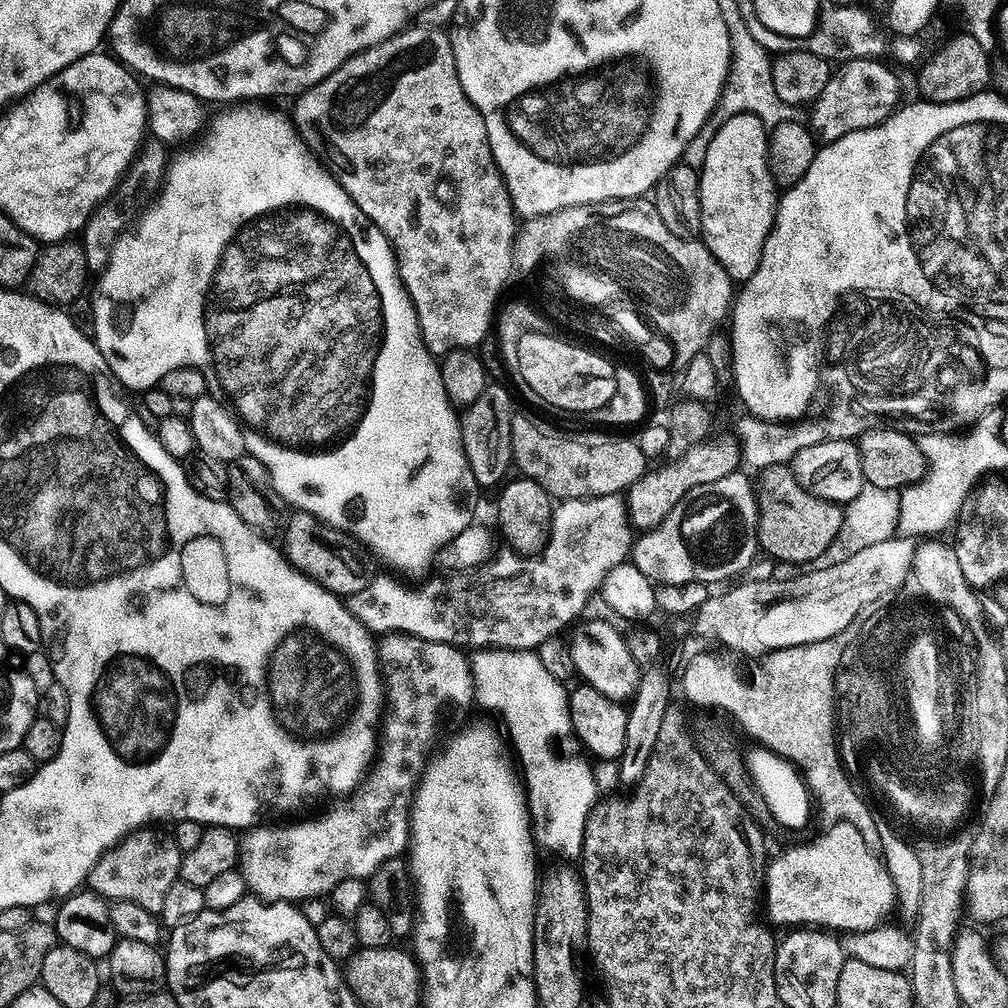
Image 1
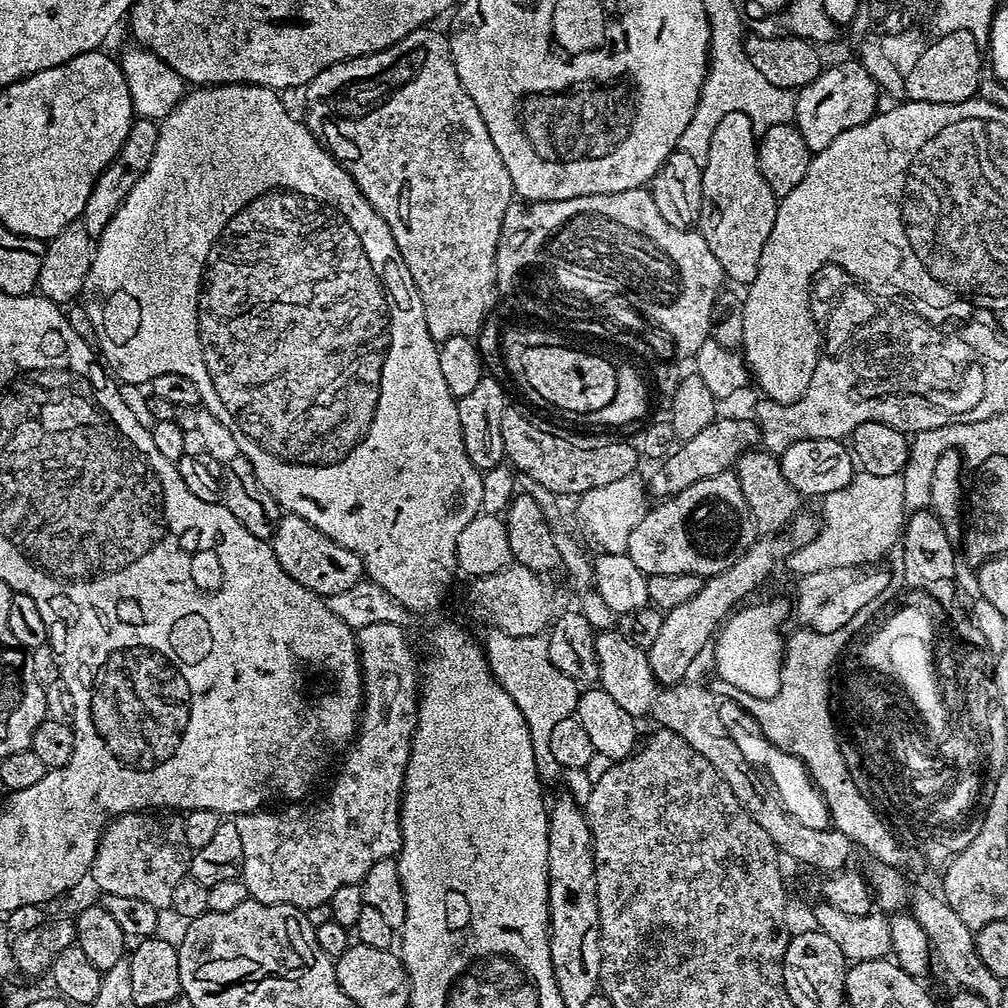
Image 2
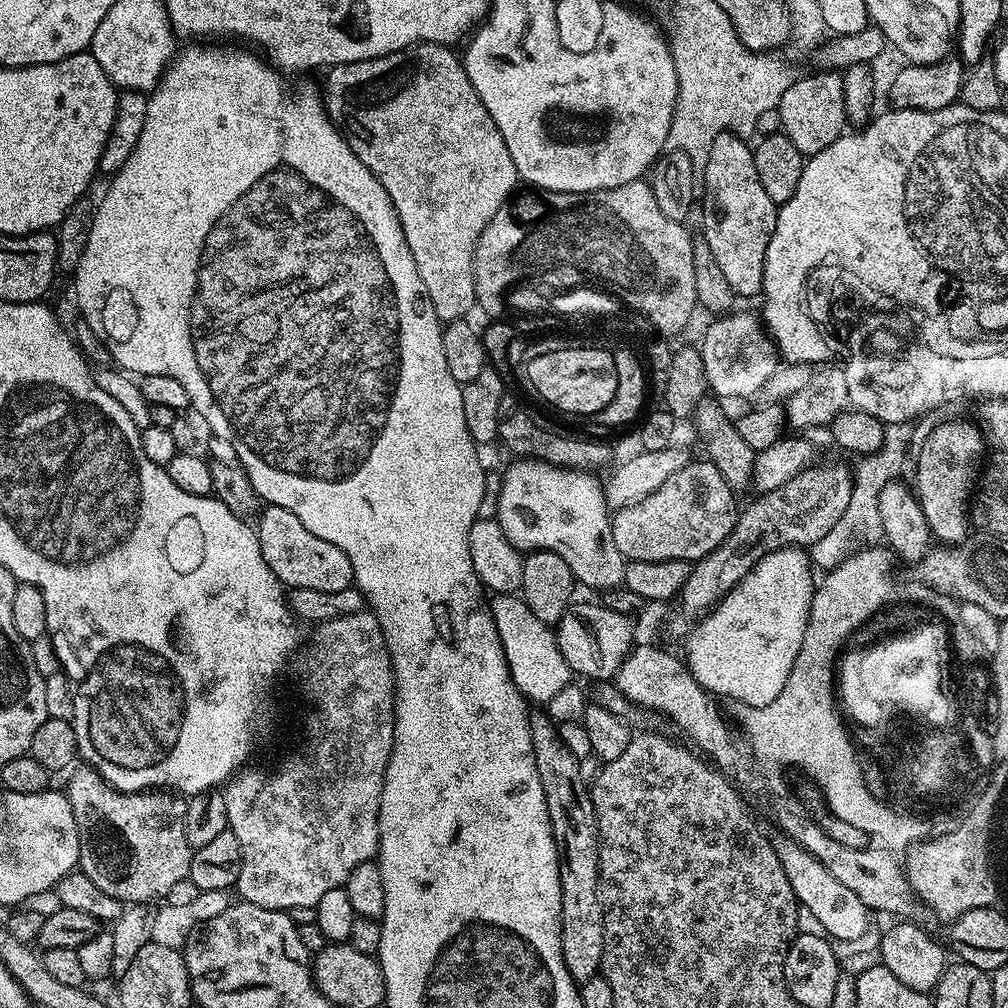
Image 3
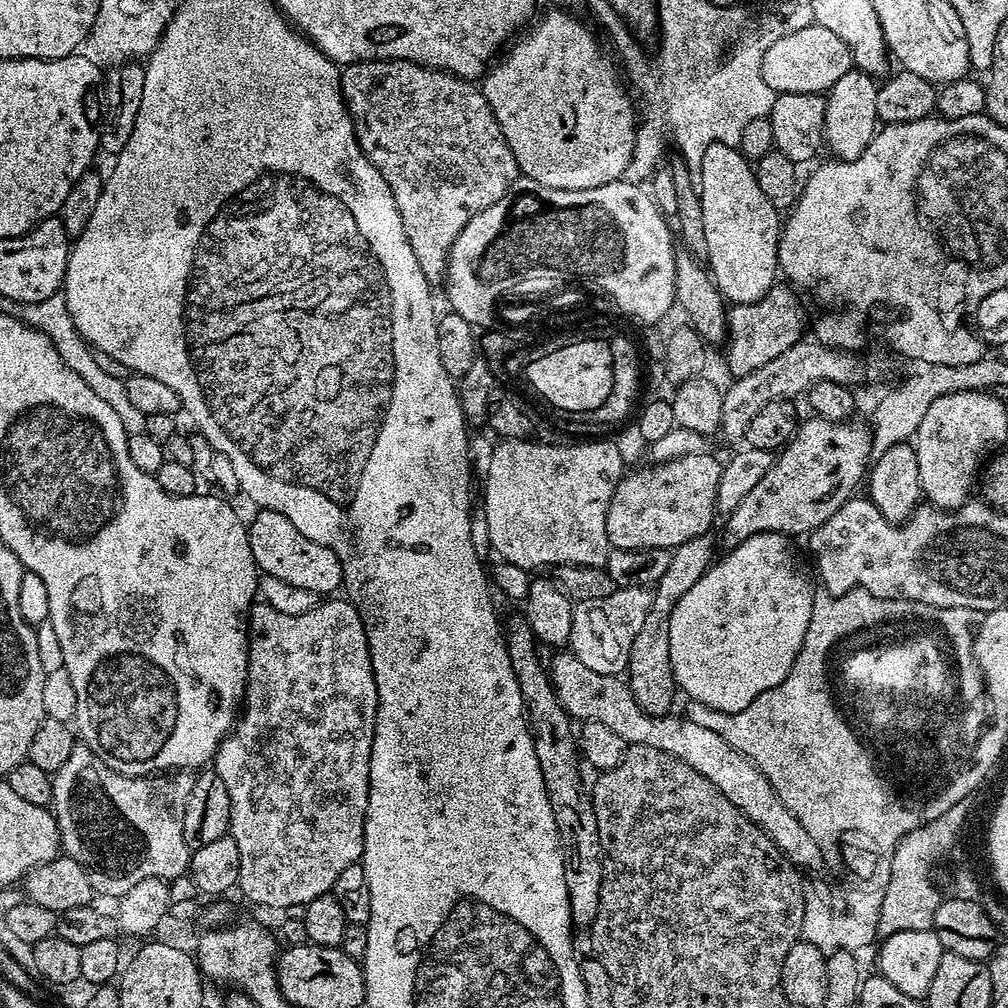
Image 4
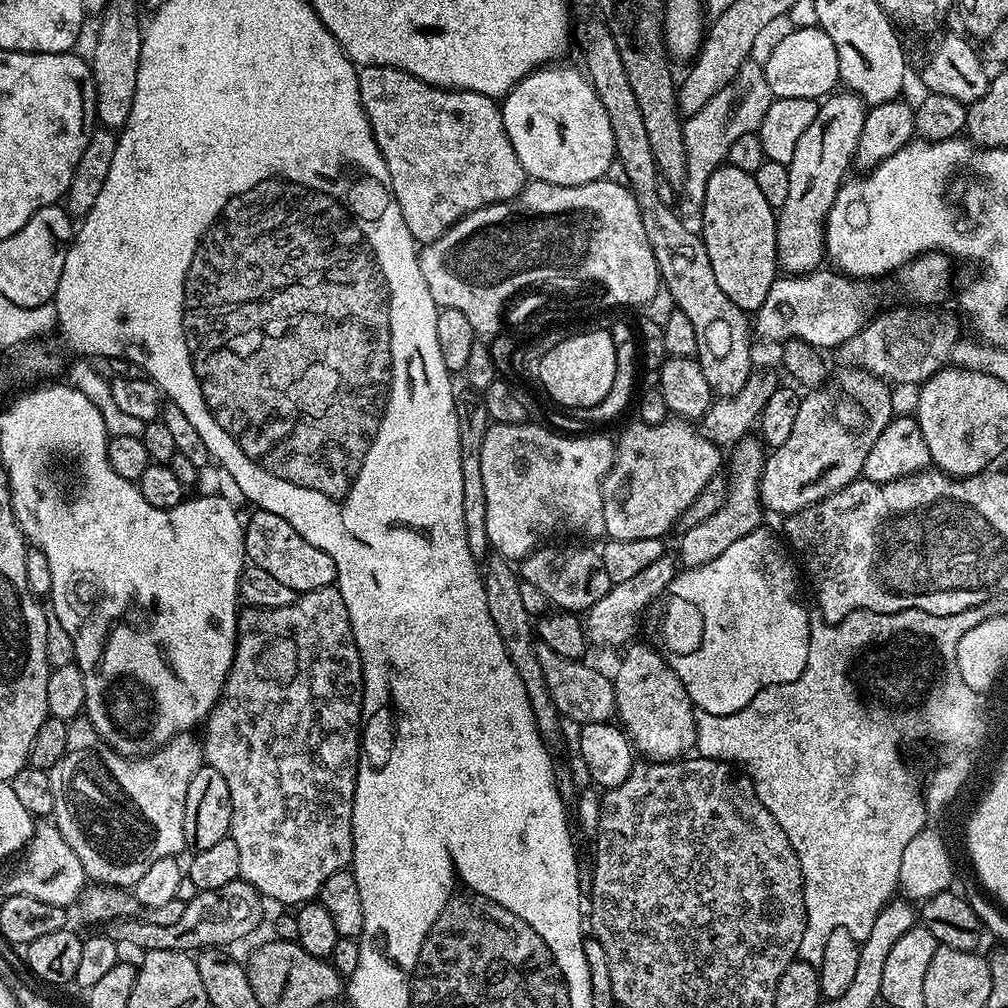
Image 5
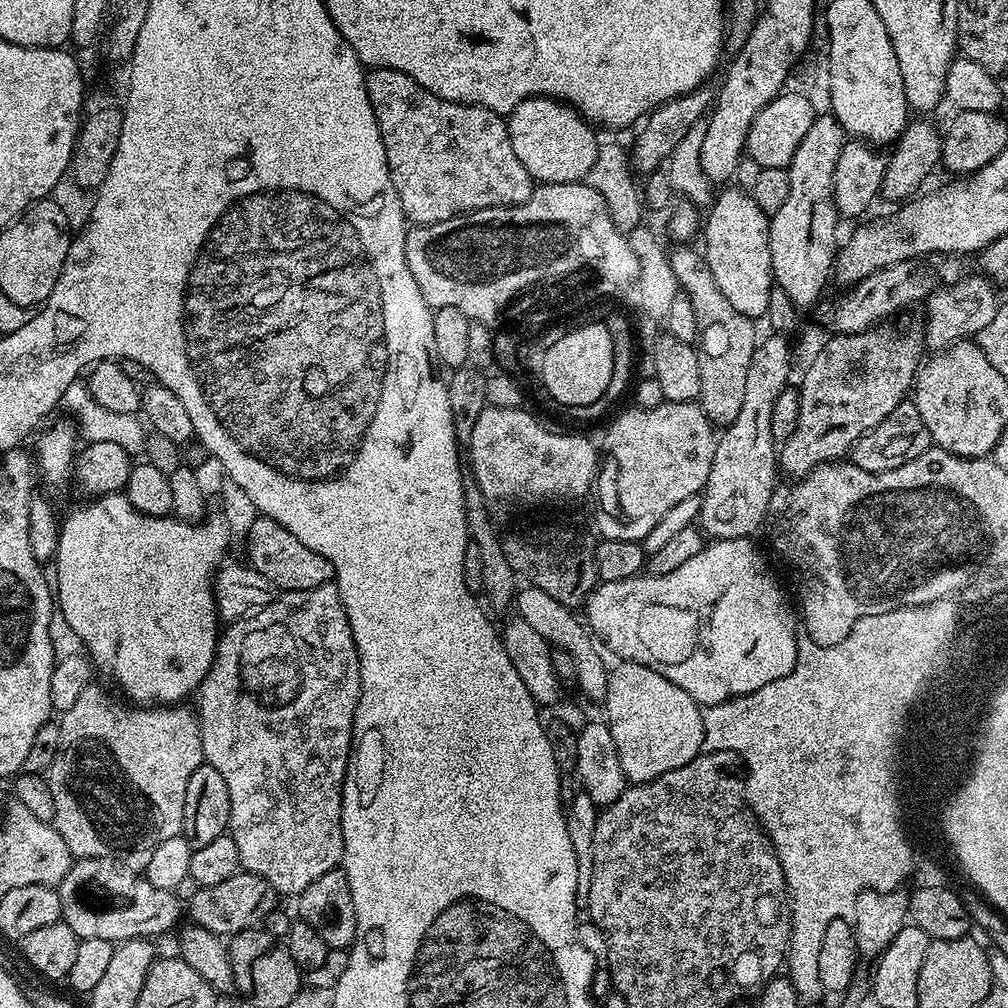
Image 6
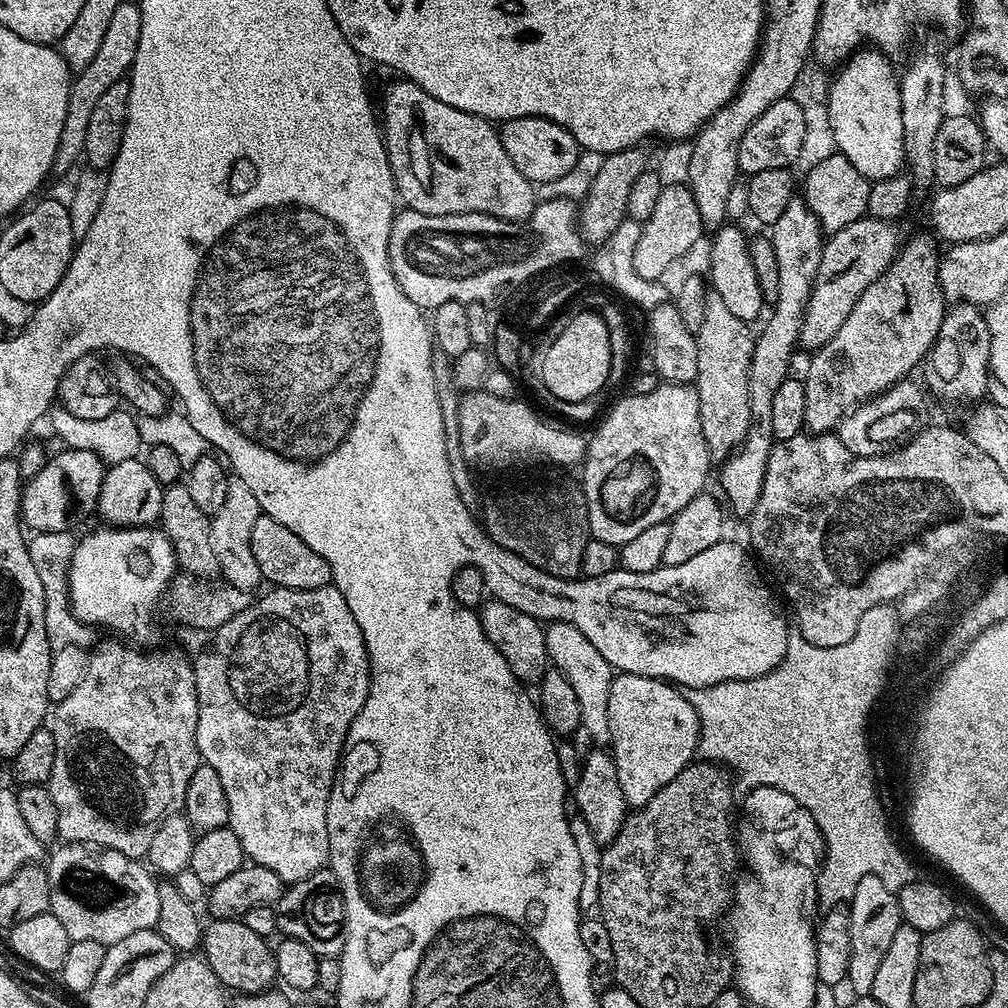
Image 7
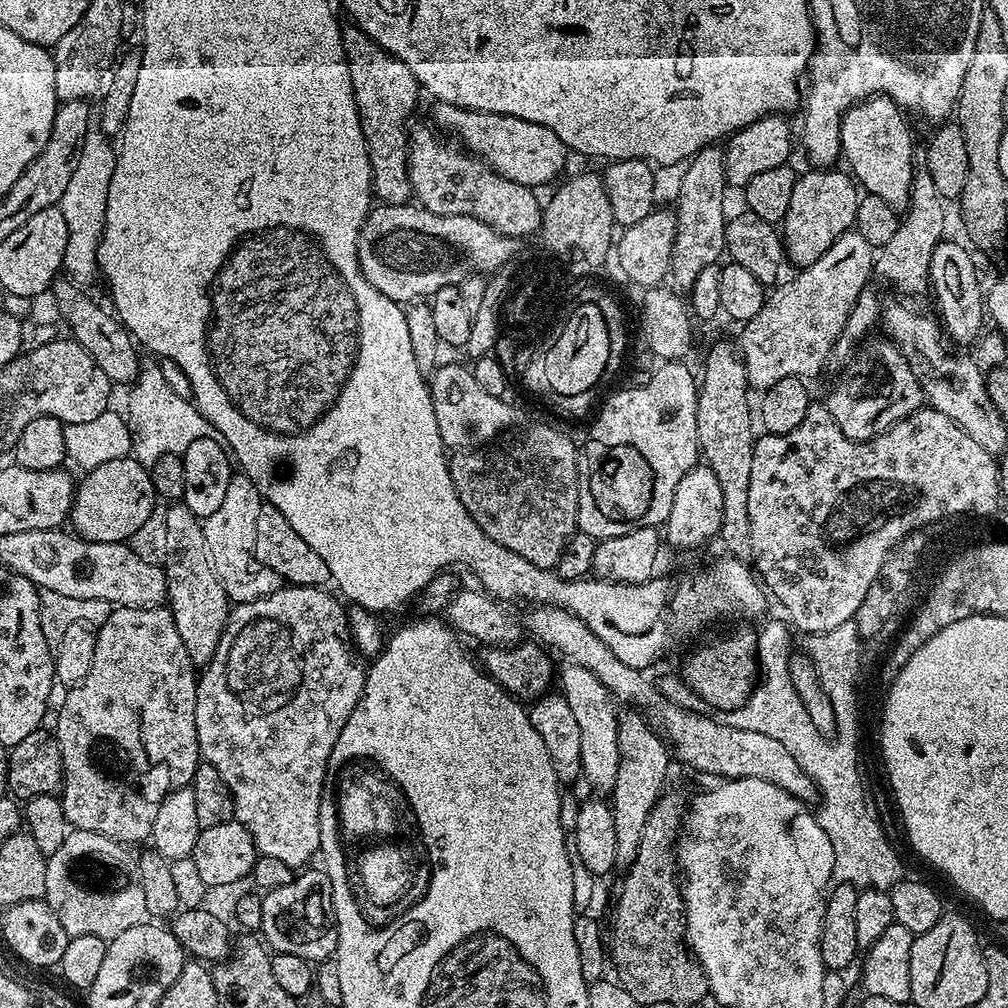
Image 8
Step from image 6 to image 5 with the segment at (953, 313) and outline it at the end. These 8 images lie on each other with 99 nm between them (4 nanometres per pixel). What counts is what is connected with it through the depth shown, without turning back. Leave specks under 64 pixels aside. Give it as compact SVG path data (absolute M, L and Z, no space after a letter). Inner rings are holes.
M888 312L865 323L854 338L842 342L834 350L837 365L861 368L889 385L921 386L949 363L952 348L960 343L960 324L952 316L911 316L908 312Z

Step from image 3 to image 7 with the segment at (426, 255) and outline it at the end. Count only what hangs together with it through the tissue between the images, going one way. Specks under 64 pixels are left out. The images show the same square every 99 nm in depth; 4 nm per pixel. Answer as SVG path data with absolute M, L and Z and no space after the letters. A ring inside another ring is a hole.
M396 78L384 92L384 112L382 108L382 135L388 148L388 161L392 176L396 179L396 190L401 201L409 209L422 214L449 216L459 212L477 212L493 216L499 220L527 220L538 203L537 189L510 162L510 154L500 141L497 125L490 120L458 110L422 90L413 80Z

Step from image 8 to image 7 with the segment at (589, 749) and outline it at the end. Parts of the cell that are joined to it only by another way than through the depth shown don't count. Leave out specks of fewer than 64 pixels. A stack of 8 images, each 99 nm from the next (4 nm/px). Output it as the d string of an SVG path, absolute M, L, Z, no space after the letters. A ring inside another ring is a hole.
M551 621L545 627L544 641L546 642L548 659L553 667L566 674L566 682L574 690L578 698L578 707L582 710L580 727L597 745L609 743L609 715L606 714L607 702L610 697L611 682L614 670L610 662L606 662L602 654L594 649L590 640L571 621Z

